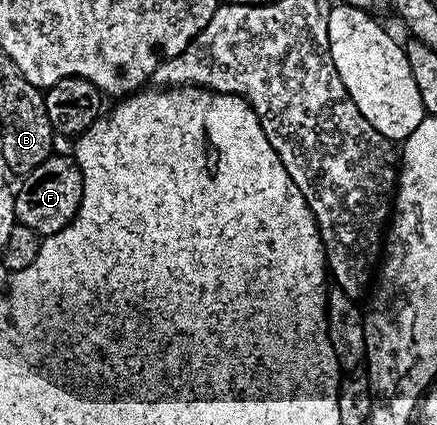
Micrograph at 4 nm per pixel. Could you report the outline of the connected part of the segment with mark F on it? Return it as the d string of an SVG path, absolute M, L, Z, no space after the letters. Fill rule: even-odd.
M53 152L49 158L42 160L38 168L23 175L20 190L16 195L16 221L21 226L30 228L35 234L47 236L62 232L74 220L84 195L82 172L78 168L75 157L68 158L60 152Z

